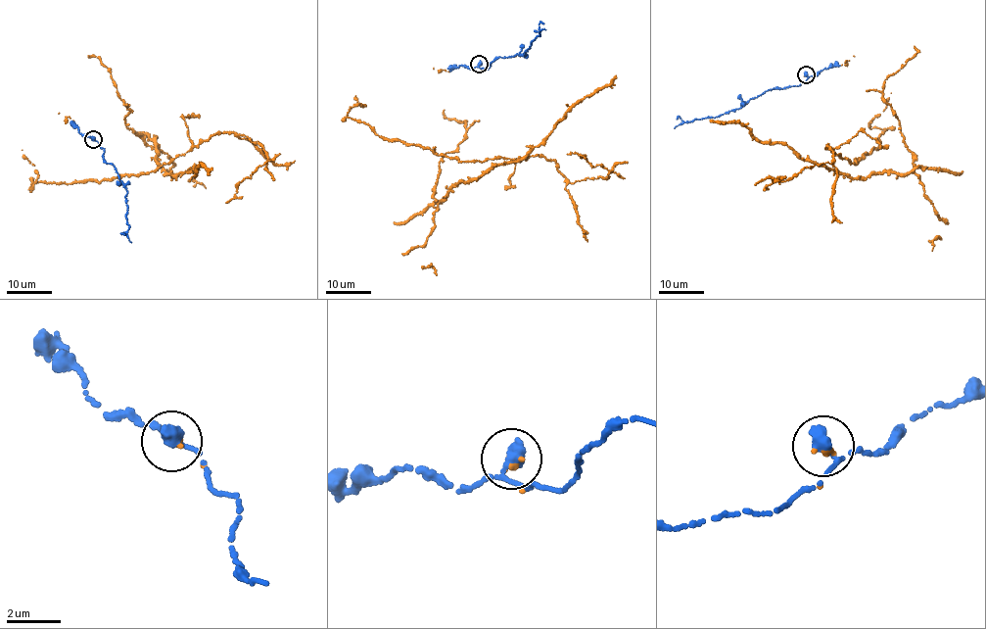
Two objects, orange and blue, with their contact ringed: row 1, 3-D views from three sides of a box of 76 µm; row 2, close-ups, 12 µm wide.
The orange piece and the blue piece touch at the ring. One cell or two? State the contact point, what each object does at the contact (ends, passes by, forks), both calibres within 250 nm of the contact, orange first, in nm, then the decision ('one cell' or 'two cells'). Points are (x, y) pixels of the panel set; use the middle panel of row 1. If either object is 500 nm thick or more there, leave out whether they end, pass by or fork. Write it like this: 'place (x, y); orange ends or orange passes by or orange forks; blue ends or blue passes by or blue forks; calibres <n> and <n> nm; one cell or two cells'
place (479, 64); orange ends; blue passes by; calibres 190 and 360 nm; one cell

